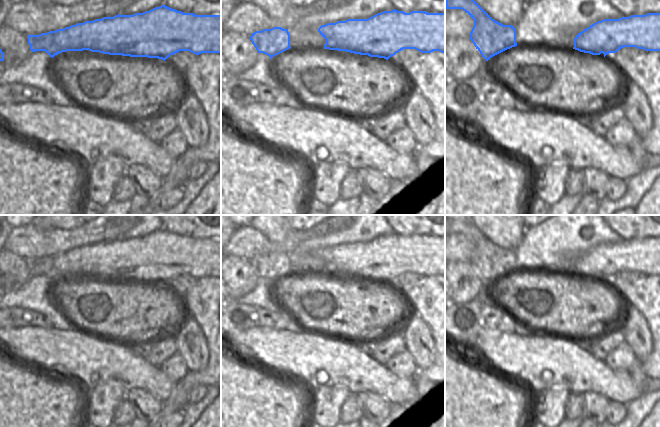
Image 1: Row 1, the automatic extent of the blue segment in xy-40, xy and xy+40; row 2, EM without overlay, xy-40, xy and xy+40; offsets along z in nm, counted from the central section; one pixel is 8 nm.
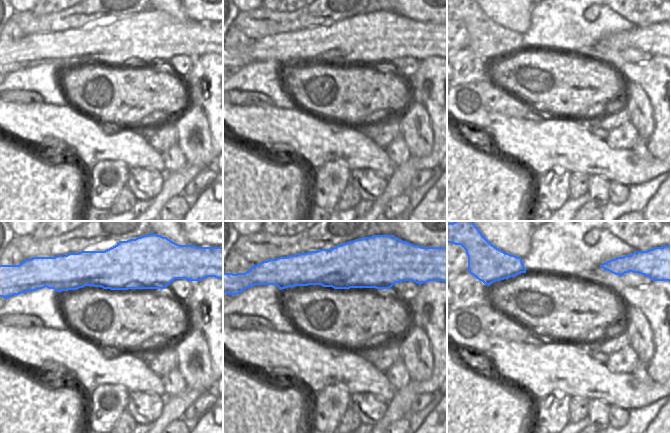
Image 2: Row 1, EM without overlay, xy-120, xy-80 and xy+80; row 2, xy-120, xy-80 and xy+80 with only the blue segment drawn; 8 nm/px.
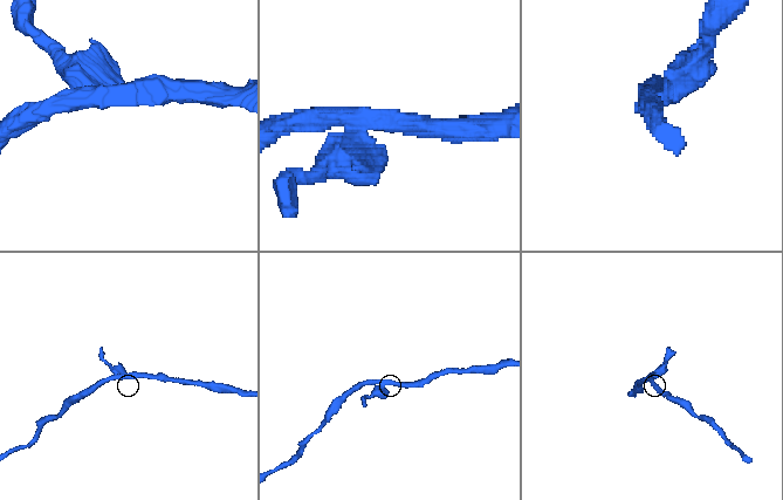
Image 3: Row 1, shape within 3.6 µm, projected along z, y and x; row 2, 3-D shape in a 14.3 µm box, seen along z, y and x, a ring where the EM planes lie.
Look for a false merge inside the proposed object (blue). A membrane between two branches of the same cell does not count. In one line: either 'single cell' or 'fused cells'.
fused cells

